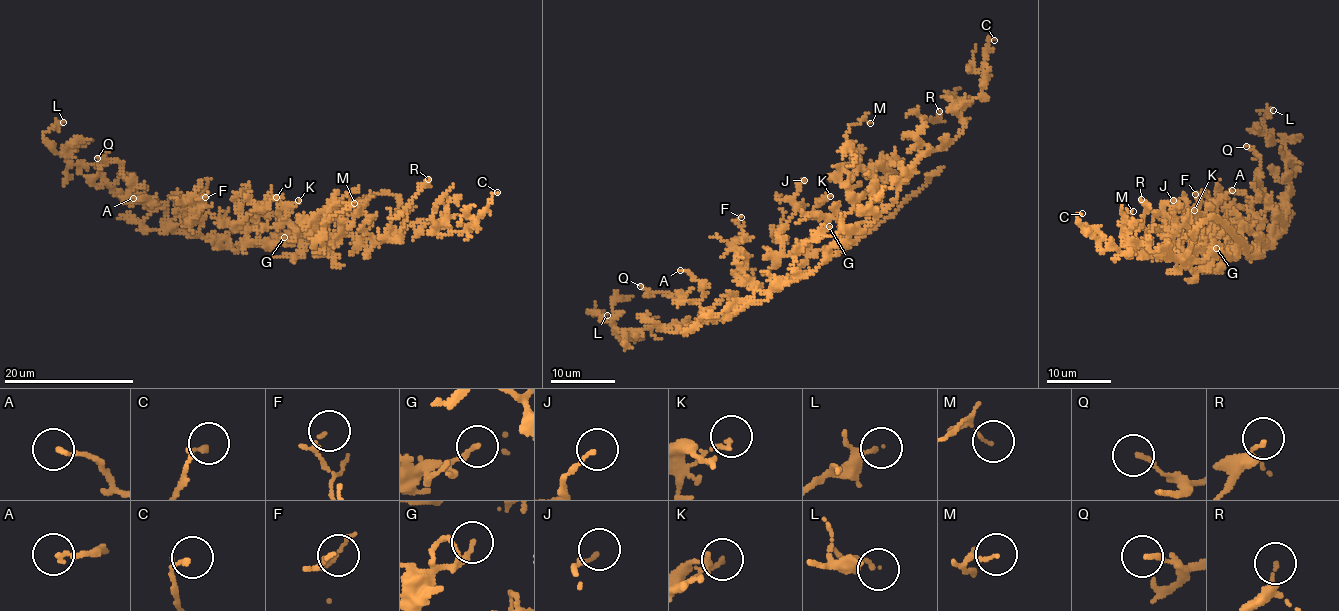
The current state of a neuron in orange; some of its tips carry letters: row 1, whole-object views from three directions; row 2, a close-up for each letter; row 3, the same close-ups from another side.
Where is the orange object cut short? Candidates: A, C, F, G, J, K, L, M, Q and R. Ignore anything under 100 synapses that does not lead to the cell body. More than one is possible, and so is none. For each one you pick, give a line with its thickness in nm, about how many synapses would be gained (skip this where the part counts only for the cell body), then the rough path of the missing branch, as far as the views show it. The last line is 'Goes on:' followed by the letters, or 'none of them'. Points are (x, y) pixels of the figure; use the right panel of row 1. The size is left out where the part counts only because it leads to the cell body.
Goes on: none of them

